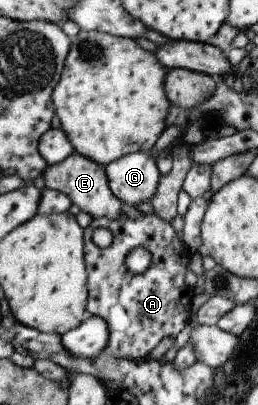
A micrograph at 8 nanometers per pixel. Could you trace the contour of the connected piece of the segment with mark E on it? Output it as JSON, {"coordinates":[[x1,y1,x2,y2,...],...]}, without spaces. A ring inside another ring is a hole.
{"coordinates":[[73,151,64,160,56,164,46,165,40,175,43,176,45,182,44,188,48,187,64,193,71,204,76,204,80,211,85,212,92,219,114,220,122,214,120,212,121,202,110,192,103,167,76,151]]}

